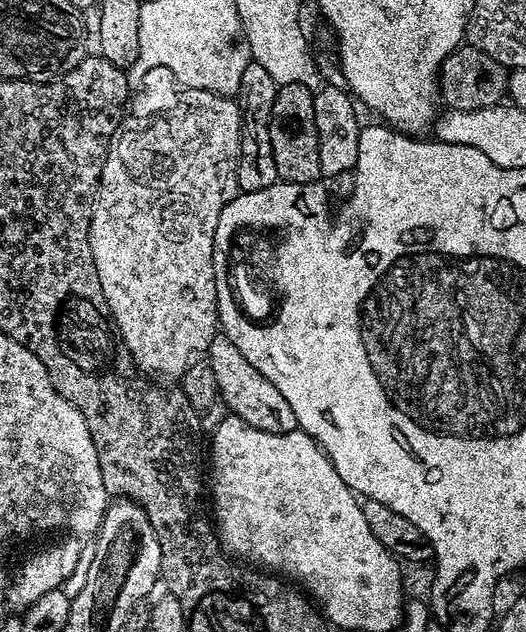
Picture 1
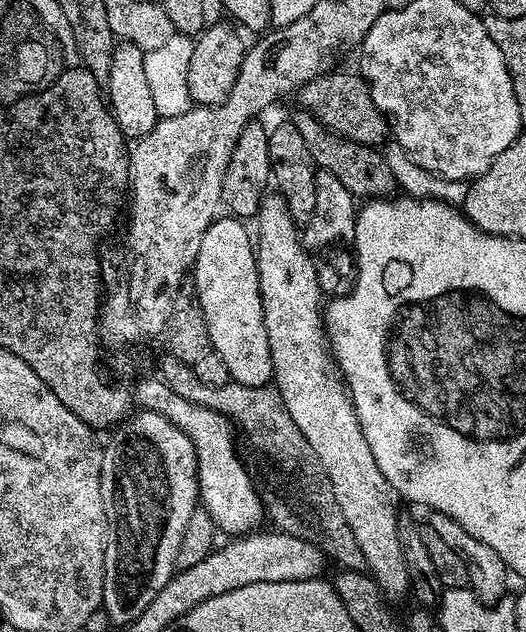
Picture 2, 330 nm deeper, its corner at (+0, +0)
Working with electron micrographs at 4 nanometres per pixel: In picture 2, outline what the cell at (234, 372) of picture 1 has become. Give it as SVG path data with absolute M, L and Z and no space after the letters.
M231 214L213 220L206 234L202 234L202 246L198 246L194 287L210 330L212 351L222 354L235 383L263 388L273 383L272 351L266 338L256 249L244 224L243 219Z

